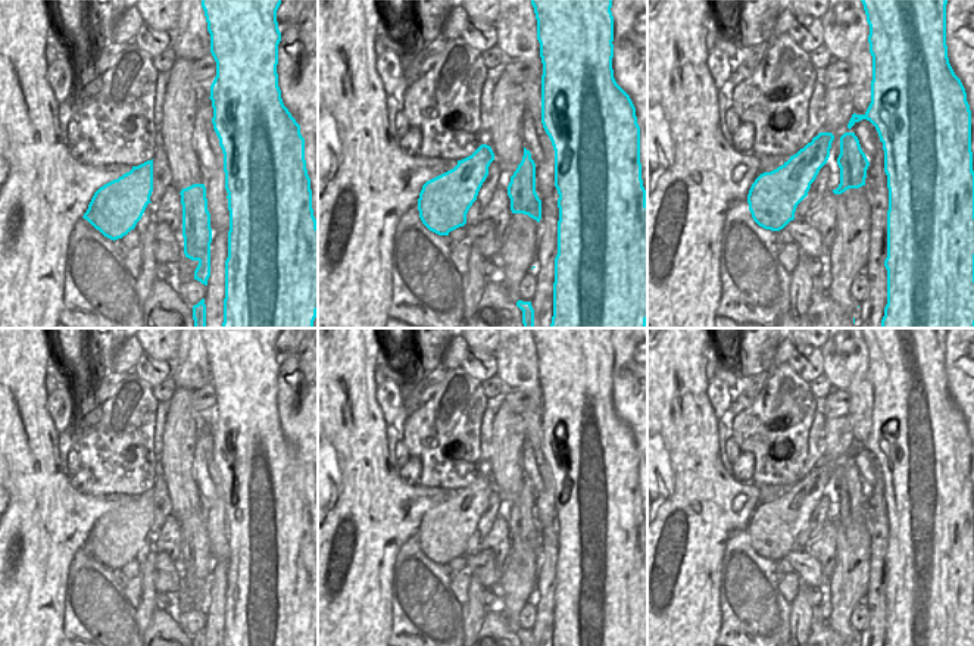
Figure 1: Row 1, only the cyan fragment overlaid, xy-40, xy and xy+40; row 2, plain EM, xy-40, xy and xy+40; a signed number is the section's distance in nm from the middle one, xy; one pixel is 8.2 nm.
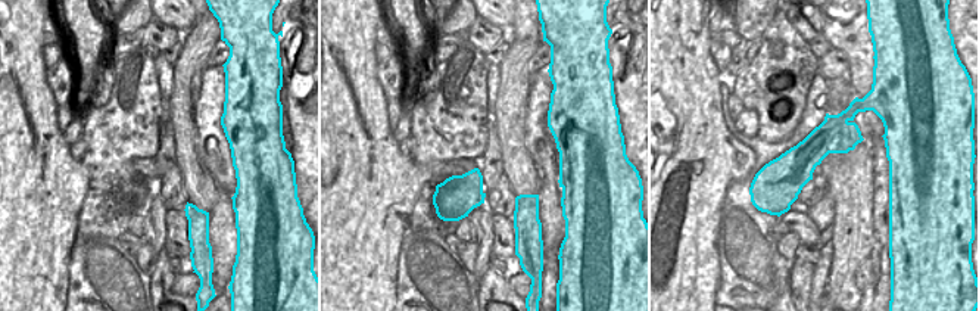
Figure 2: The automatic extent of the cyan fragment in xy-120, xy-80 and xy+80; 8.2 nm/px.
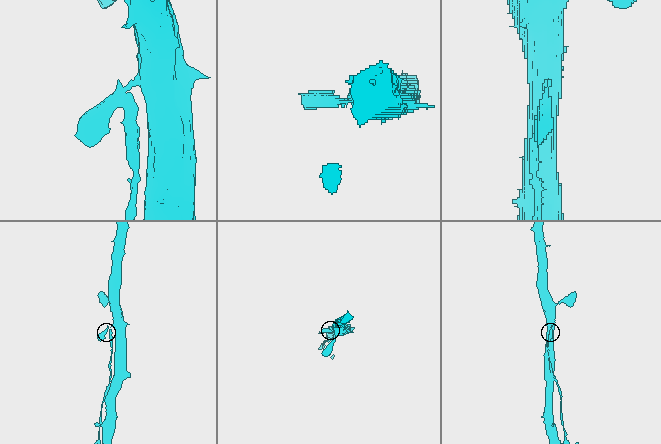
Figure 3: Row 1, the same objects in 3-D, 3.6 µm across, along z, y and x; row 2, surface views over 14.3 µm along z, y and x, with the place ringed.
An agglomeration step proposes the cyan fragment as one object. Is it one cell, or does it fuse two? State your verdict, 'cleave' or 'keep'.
cleave

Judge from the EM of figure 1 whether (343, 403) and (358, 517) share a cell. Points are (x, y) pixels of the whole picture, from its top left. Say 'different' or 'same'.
same

